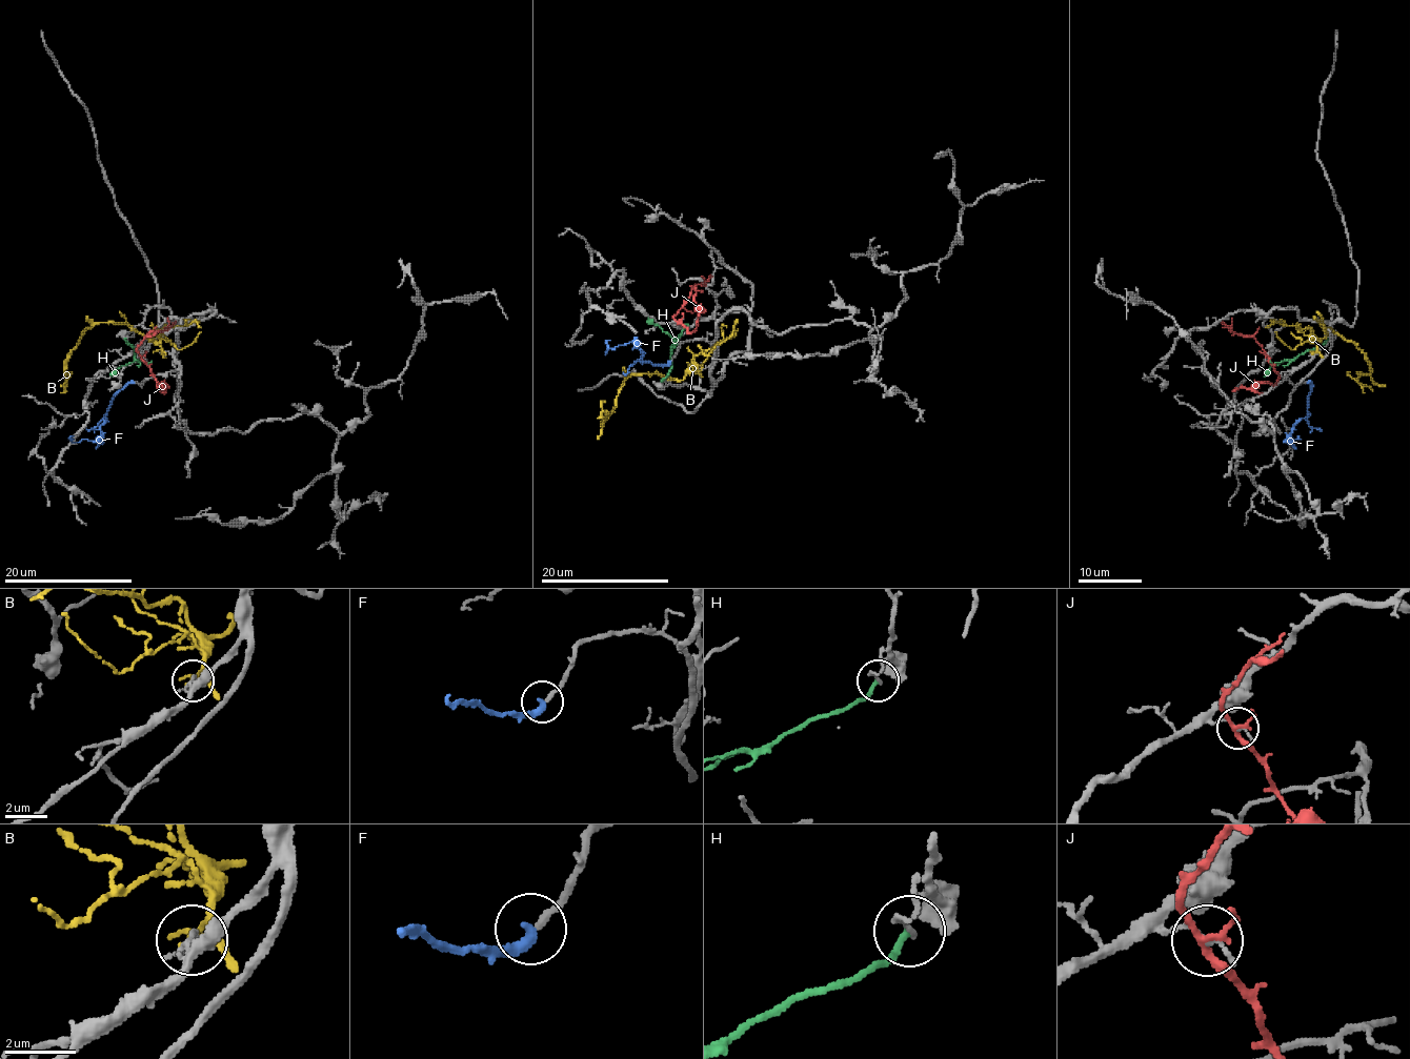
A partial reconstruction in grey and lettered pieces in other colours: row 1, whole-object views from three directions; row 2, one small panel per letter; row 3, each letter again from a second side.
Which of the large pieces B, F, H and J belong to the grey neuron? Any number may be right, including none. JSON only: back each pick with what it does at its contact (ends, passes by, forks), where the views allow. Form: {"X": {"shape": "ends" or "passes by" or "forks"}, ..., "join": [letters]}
{"F": {"shape": "ends"}, "join": ["F"]}

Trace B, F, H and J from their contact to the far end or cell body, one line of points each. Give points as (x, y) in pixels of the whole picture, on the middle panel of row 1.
B: (701, 368), (682, 380), (630, 373), (620, 389), (617, 407), (602, 425), (605, 414), (600, 414), (600, 426)
F: (669, 361), (664, 364), (642, 361), (637, 343), (630, 342), (609, 348), (606, 343), (609, 340)
H: (663, 382), (670, 370), (673, 340), (648, 318)
J: (679, 321), (691, 332), (696, 327), (695, 293), (702, 292)

